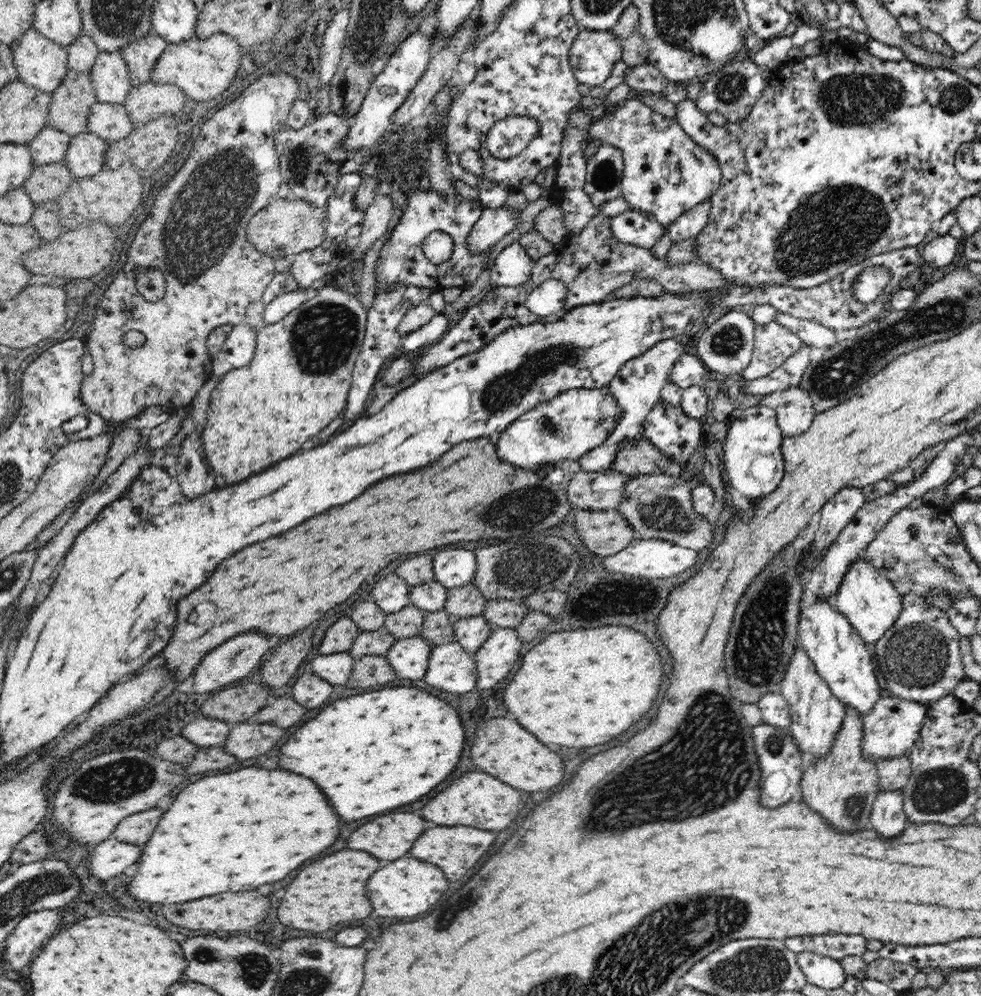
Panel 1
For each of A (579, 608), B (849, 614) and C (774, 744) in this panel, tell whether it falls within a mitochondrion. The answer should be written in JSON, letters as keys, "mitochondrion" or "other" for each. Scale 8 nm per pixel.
{"A":"other","B":"other","C":"mitochondrion"}

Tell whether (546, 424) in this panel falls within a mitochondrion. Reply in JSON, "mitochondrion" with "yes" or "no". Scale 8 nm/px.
{"mitochondrion":"yes"}

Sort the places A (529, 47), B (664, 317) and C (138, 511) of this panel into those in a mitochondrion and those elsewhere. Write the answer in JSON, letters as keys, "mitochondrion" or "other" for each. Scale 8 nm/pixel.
{"A":"other","B":"mitochondrion","C":"other"}

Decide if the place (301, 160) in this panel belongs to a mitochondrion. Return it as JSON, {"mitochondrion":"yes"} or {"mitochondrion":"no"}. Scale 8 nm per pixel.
{"mitochondrion":"yes"}

